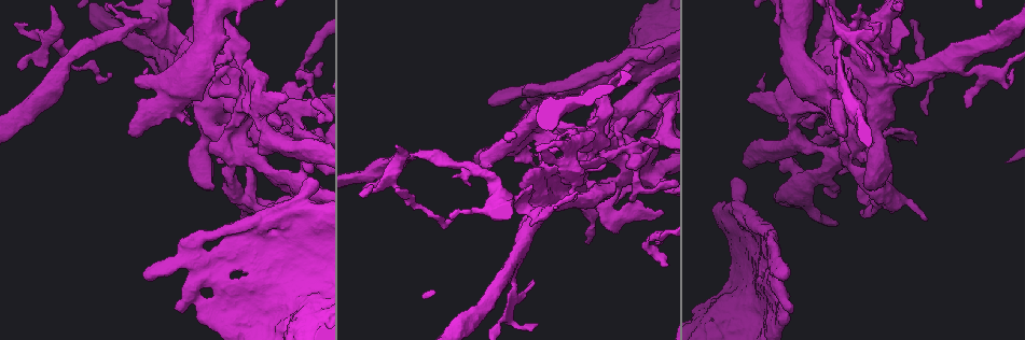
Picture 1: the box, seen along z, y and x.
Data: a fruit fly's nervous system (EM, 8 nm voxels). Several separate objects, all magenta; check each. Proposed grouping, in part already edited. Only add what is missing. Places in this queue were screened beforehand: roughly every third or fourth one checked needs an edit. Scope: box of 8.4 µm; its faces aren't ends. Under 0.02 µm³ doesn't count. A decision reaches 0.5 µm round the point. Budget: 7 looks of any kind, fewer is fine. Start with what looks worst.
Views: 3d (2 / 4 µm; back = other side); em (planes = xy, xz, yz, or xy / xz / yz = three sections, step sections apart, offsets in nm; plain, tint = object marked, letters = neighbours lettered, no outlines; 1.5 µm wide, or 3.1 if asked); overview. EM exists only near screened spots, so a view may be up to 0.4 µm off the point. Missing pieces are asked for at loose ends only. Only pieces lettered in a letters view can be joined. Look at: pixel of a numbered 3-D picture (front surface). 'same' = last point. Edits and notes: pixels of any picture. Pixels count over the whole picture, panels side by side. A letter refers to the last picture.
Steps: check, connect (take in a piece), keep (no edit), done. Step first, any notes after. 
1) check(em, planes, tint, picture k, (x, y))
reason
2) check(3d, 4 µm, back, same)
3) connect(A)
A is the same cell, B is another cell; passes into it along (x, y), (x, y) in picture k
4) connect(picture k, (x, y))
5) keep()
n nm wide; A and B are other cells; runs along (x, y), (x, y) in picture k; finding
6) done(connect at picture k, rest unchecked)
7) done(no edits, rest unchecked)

check(3d, 4 µm, back, picture 1, (633, 66))
an open end

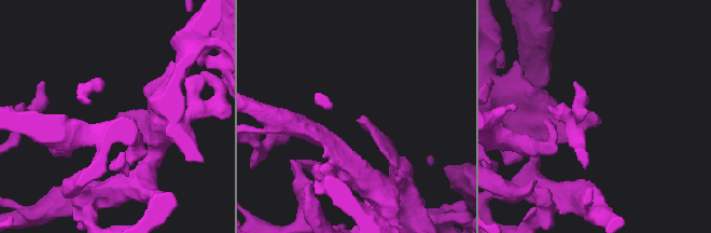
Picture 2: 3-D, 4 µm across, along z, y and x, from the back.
check(em, planes, letters, picture 2, (597, 119))

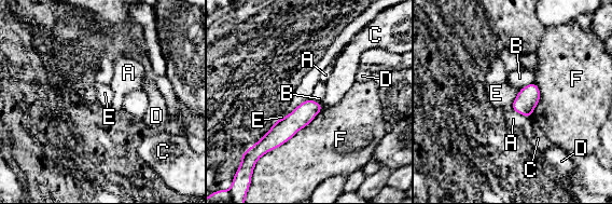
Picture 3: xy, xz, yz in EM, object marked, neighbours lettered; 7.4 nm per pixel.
keep()
160 nm wide; A, B, C, D, E and F are other cells; none of them fits

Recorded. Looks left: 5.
check(3d, 2 µm, picture 1, (488, 103))
branch stops here

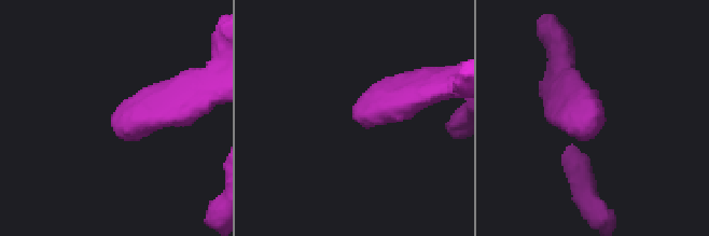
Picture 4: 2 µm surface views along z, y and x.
check(em, planes, letters, picture 4, (587, 133))

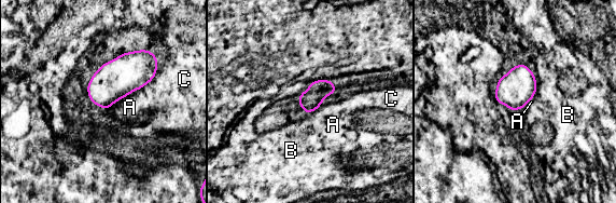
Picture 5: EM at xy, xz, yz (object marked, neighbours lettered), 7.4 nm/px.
keep()
A touches over 300 nm; A, B and C are other cells; border along (140, 89), (130, 92), (107, 108) in picture 5; none of them fits

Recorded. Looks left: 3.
check(3d, 4 µm, picture 1, (573, 201))
branch stops here

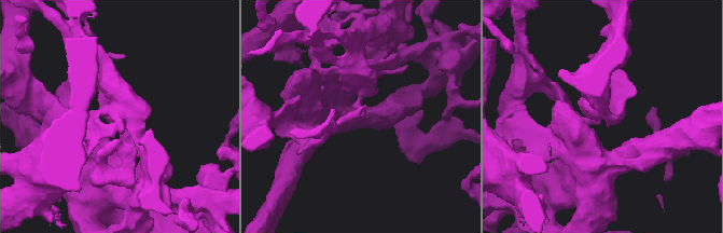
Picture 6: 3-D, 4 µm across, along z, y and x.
check(em, yz, step 4, plain, picture 6, (362, 115))
need the tissue

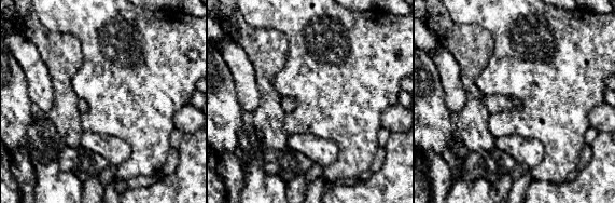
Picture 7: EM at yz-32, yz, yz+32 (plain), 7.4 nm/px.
check(em, yz, step 4, letters, same)
see the neighbours

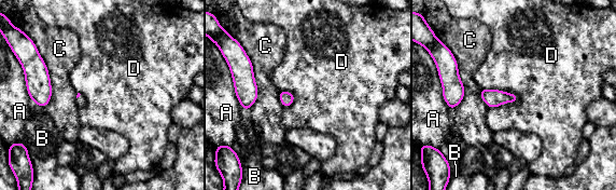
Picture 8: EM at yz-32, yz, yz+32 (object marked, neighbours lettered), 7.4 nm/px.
keep()
A, B, C and D are other cells; border along (482, 87), (514, 93), (518, 100) in picture 8; none of them fits

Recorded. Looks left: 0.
done(no edits, rest unchecked)

